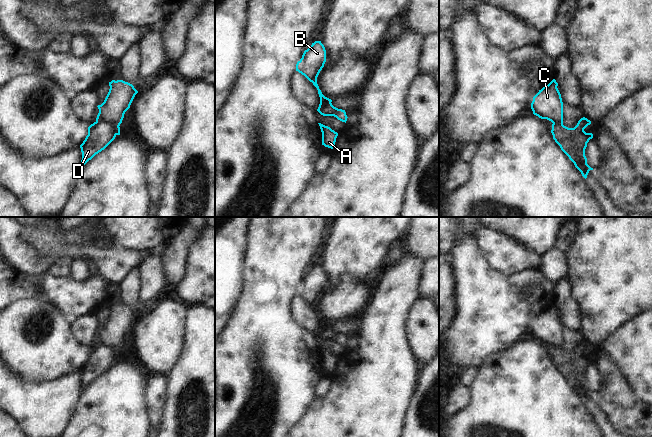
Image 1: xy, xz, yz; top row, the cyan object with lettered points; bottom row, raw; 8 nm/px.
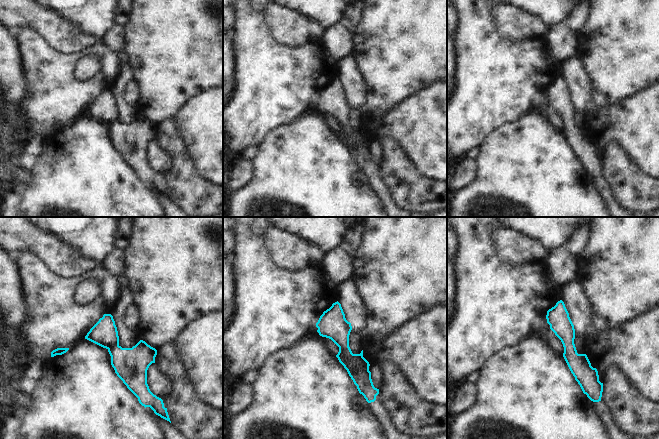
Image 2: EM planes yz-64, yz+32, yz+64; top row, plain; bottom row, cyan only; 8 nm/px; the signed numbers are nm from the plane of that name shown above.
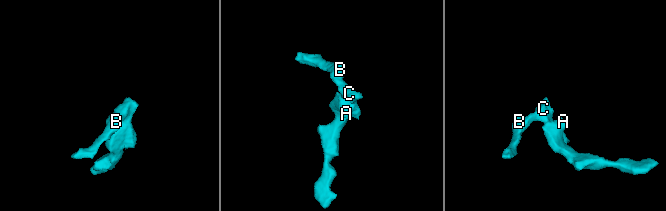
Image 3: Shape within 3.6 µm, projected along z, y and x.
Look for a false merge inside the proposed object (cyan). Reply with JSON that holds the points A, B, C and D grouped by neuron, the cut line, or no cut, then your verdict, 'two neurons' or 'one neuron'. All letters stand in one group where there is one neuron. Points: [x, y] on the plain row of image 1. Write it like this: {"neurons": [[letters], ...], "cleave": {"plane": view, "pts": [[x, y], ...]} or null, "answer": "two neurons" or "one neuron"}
{"neurons": [["A", "D"], ["B", "C"]], "cleave": {"plane": "xy", "pts": [[96, 345], [110, 346], [115, 351], [116, 358]]}, "answer": "two neurons"}

